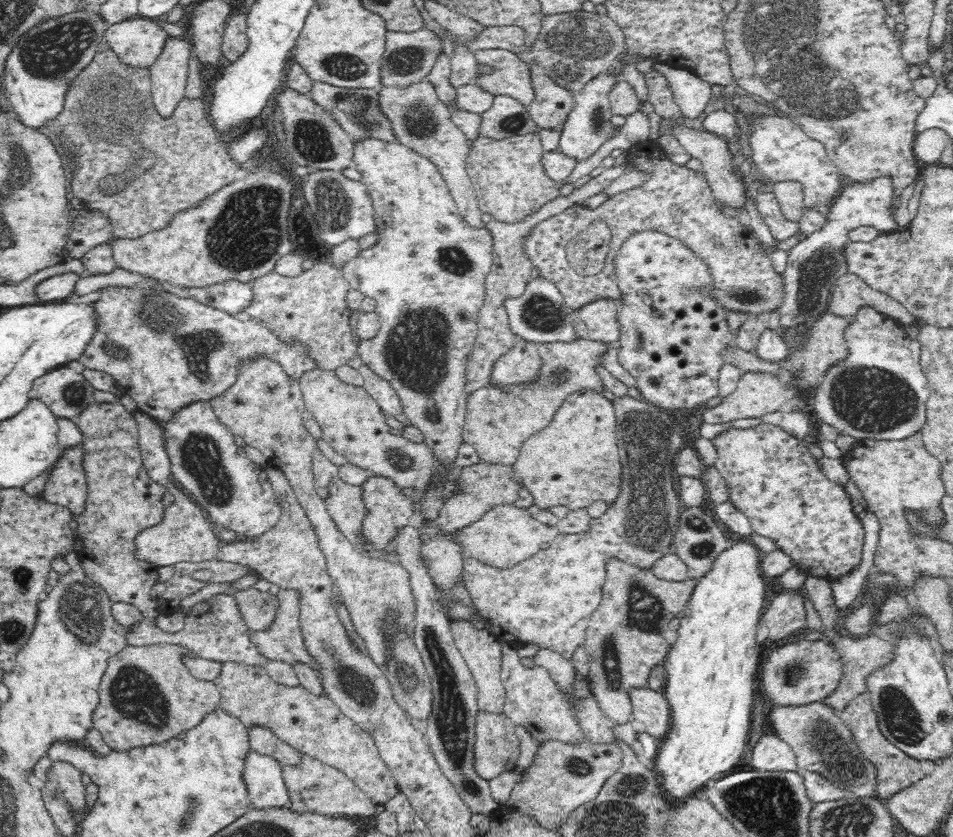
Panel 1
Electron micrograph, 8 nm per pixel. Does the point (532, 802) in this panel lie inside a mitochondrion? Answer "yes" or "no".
no

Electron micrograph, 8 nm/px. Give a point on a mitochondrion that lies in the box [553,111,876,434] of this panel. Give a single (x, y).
(823, 262)

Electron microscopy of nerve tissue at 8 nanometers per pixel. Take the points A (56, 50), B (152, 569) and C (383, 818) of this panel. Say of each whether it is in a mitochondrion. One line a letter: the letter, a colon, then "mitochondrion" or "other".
A: mitochondrion
B: other
C: other

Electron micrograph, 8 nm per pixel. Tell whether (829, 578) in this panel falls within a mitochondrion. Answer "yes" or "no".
no

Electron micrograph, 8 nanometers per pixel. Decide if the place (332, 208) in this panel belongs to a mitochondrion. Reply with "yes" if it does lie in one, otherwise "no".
yes

